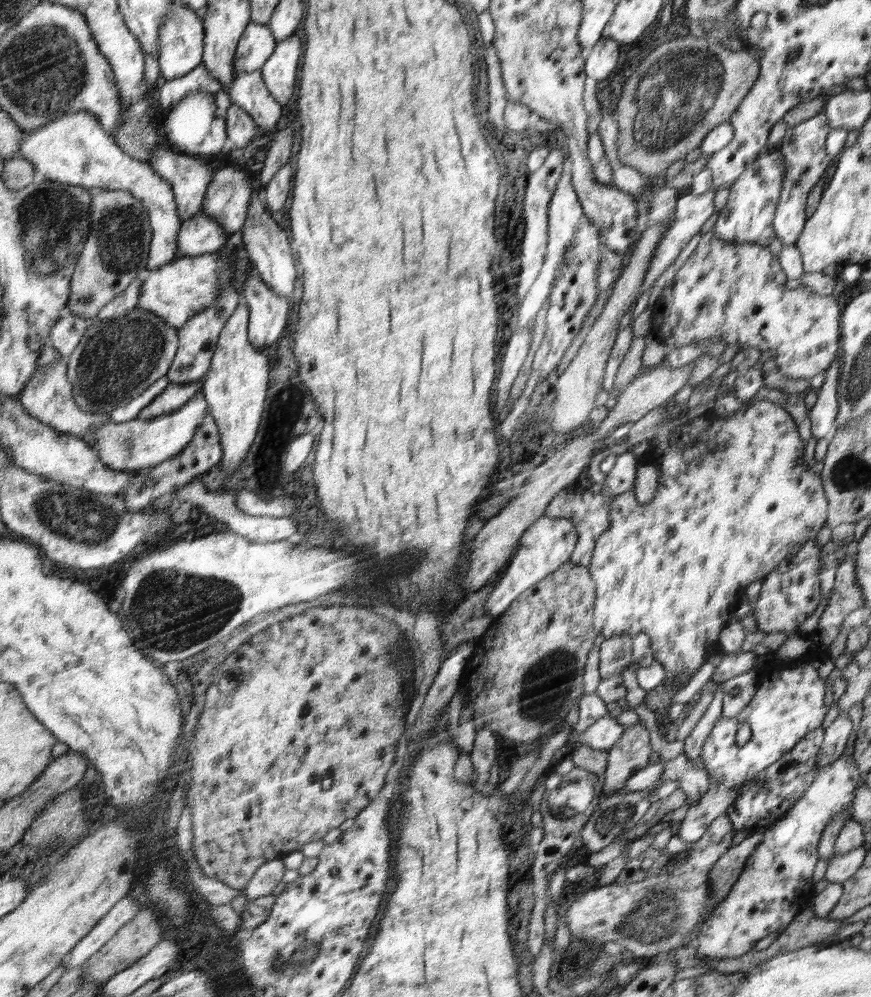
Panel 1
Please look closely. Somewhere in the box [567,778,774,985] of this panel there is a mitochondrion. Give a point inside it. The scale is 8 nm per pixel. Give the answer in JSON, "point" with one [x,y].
{"point":[658,915]}

